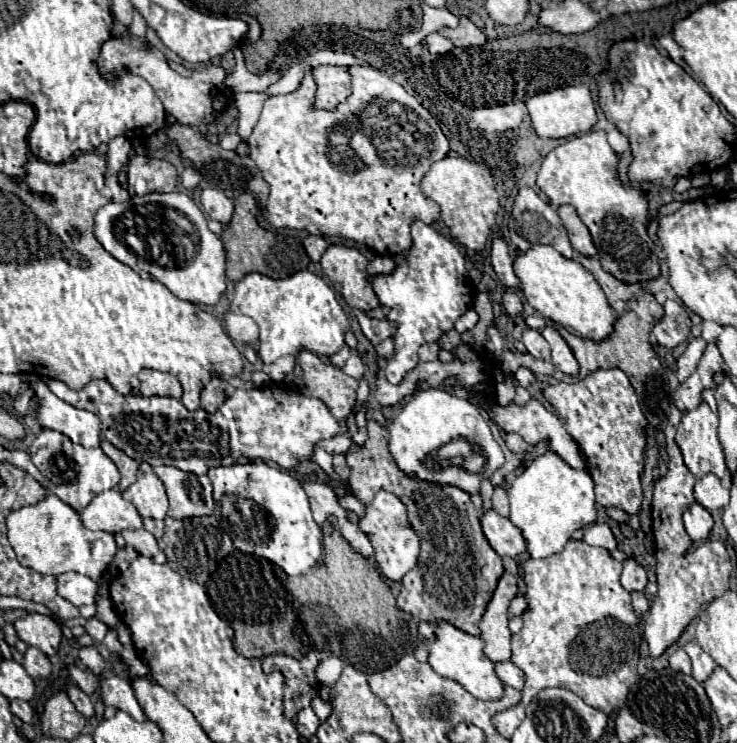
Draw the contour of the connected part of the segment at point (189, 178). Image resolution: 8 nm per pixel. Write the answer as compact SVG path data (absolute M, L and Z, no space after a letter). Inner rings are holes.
M185 169L185 171L181 173L181 185L183 185L185 189L195 189L195 187L199 185L199 175L197 175L197 171Z

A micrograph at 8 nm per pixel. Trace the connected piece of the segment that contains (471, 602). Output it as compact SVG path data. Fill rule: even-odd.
M367 421L367 433L369 439L365 449L361 453L347 455L351 493L363 505L371 505L381 489L393 493L407 507L409 525L417 533L419 541L429 535L429 541L435 545L433 555L429 555L429 575L425 575L427 569L419 561L401 581L403 585L397 607L411 613L417 621L449 621L471 635L479 635L477 623L485 613L499 575L503 573L503 563L489 543L485 543L485 535L481 535L479 513L471 503L469 493L453 485L423 481L401 471L387 449L387 431L379 421Z

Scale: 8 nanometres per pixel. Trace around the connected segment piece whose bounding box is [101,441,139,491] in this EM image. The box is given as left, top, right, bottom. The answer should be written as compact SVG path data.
M103 441L103 443L101 443L101 449L103 449L103 453L117 465L117 469L119 469L119 473L121 473L119 489L125 491L125 489L133 483L135 473L137 473L137 469L139 469L139 463L133 461L131 457L127 457L123 451L117 451L111 443L105 443L105 441Z

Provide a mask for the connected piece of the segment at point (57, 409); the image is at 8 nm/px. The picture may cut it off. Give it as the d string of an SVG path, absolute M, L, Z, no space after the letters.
M35 381L31 385L39 399L37 421L43 429L59 431L67 435L73 443L79 443L83 447L99 447L101 423L97 415L61 401L49 391L49 387L43 381Z

